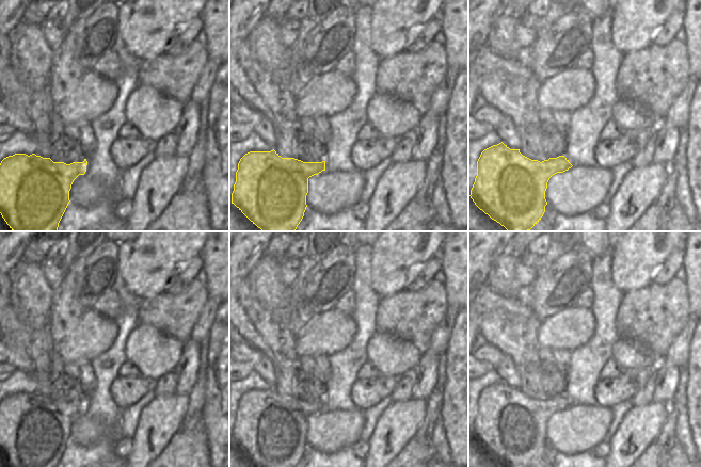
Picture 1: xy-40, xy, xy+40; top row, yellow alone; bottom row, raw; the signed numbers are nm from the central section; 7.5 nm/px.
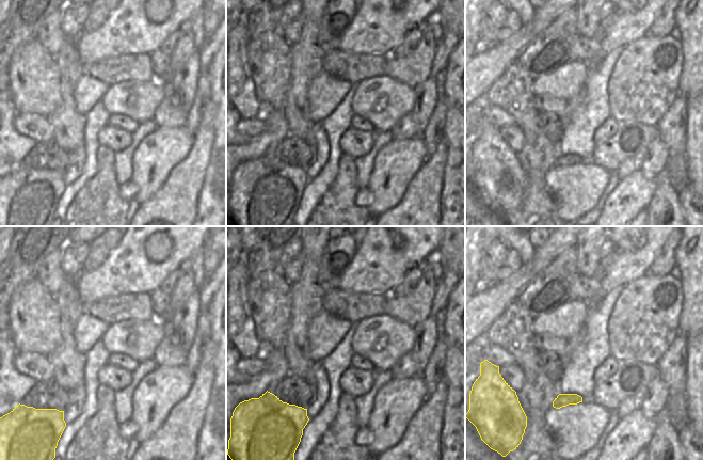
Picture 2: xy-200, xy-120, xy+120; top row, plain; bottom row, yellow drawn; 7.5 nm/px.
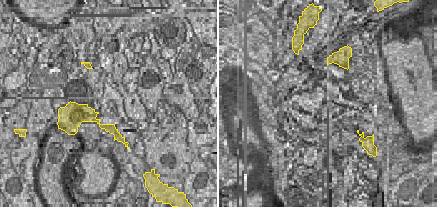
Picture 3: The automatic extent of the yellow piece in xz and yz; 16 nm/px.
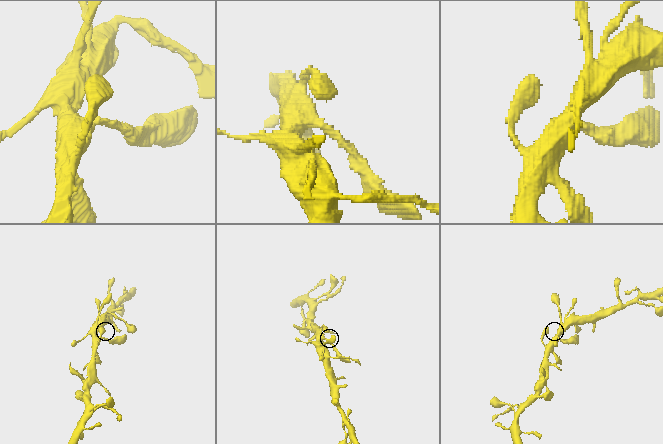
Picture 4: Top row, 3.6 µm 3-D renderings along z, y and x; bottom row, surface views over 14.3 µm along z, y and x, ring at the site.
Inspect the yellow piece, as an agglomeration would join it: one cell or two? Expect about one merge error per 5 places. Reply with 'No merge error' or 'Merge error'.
No merge error

